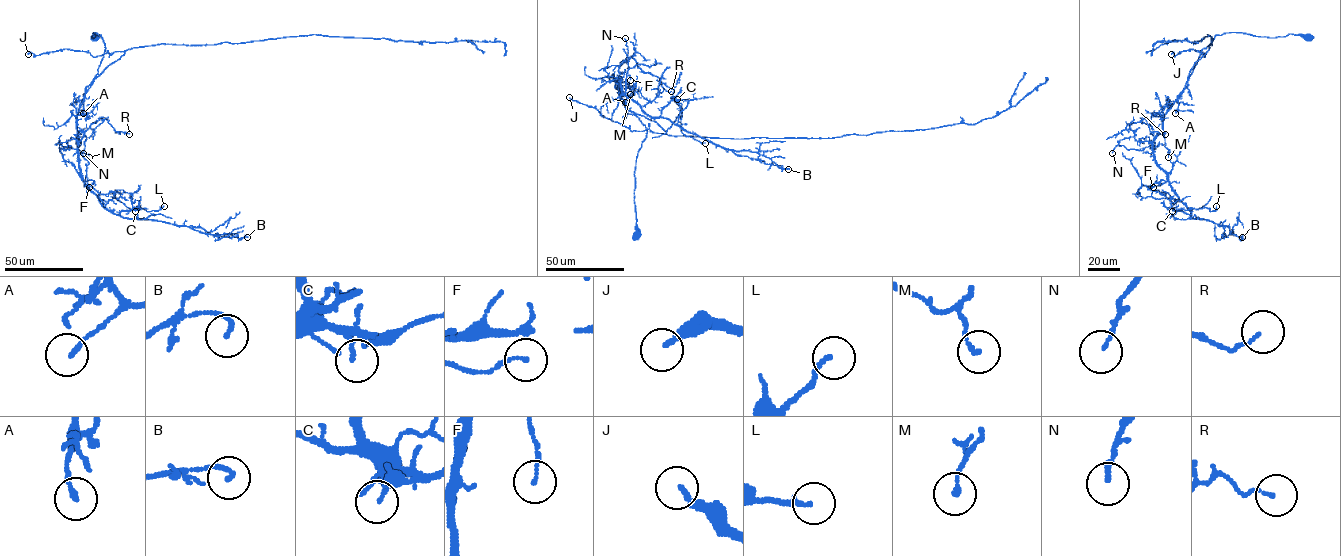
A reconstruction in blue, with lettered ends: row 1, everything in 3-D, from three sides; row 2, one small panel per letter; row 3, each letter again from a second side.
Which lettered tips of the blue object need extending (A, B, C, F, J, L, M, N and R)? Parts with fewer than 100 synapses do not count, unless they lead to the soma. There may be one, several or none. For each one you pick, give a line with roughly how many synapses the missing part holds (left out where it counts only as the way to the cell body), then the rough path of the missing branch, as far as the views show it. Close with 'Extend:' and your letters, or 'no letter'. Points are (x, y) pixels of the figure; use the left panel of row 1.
Extend: no letter

